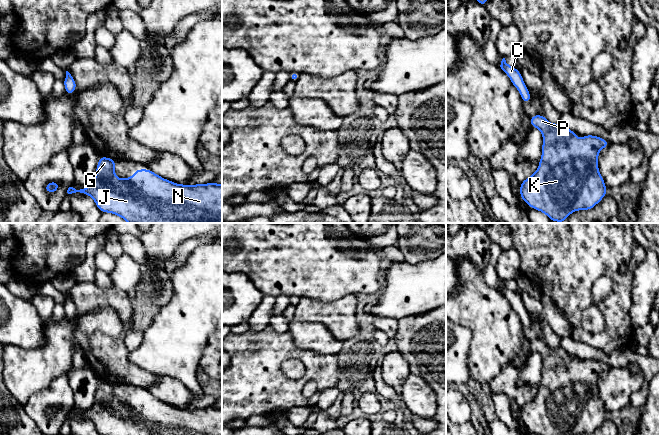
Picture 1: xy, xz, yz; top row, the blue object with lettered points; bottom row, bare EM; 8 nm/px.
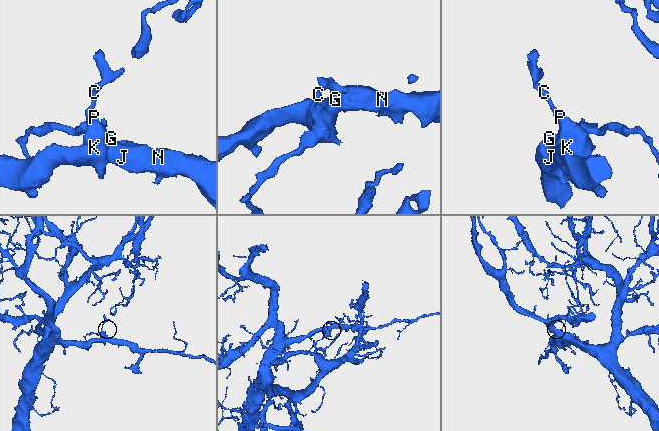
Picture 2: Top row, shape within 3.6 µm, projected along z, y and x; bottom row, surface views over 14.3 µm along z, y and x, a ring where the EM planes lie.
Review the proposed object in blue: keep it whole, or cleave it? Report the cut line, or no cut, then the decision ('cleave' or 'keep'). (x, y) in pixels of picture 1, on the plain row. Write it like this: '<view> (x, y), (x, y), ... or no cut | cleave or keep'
no cut | keep

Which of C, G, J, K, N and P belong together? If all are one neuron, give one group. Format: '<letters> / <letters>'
C G J K N P

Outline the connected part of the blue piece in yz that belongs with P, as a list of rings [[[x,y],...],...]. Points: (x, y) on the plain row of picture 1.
[[[543,339],[530,342],[531,351],[538,352],[543,359],[542,381],[536,396],[520,409],[521,422],[531,432],[539,435],[577,435],[590,434],[607,418],[604,403],[598,394],[598,379],[602,372],[610,368],[603,362],[585,359],[581,364],[577,357],[571,355],[561,346],[551,348]]]

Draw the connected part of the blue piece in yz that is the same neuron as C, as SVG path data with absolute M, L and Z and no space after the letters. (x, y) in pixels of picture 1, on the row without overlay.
M505 282L502 283L501 287L498 289L510 302L512 308L518 313L521 318L522 324L524 327L529 327L531 319L523 306L523 302L520 296L514 292L509 290L506 287Z

